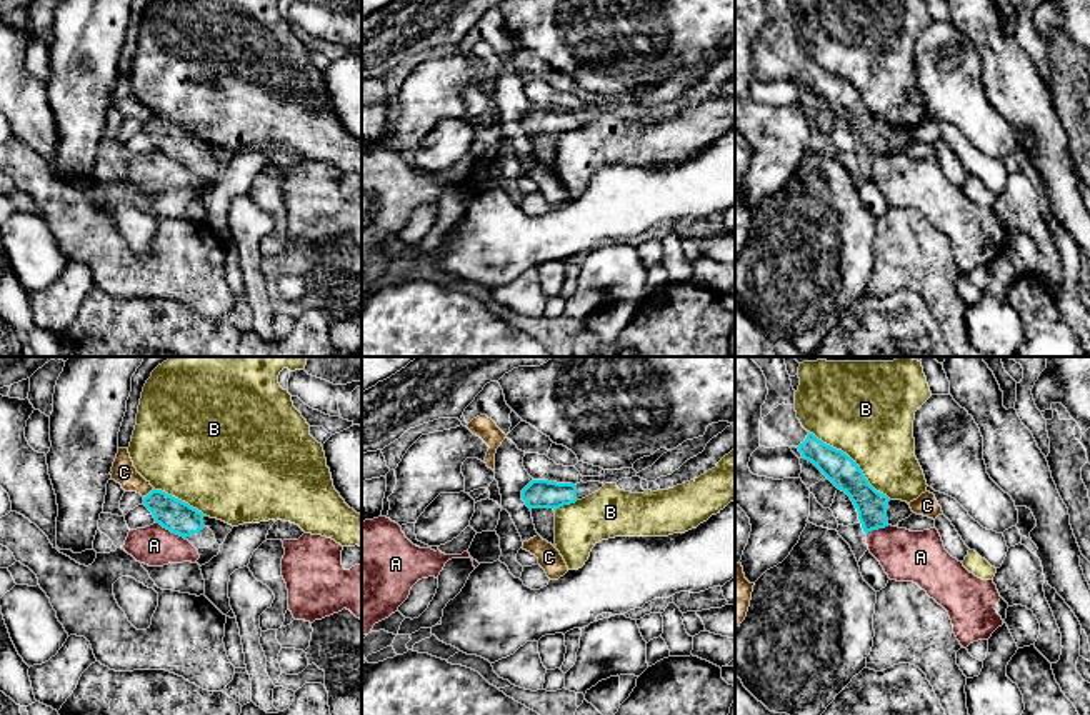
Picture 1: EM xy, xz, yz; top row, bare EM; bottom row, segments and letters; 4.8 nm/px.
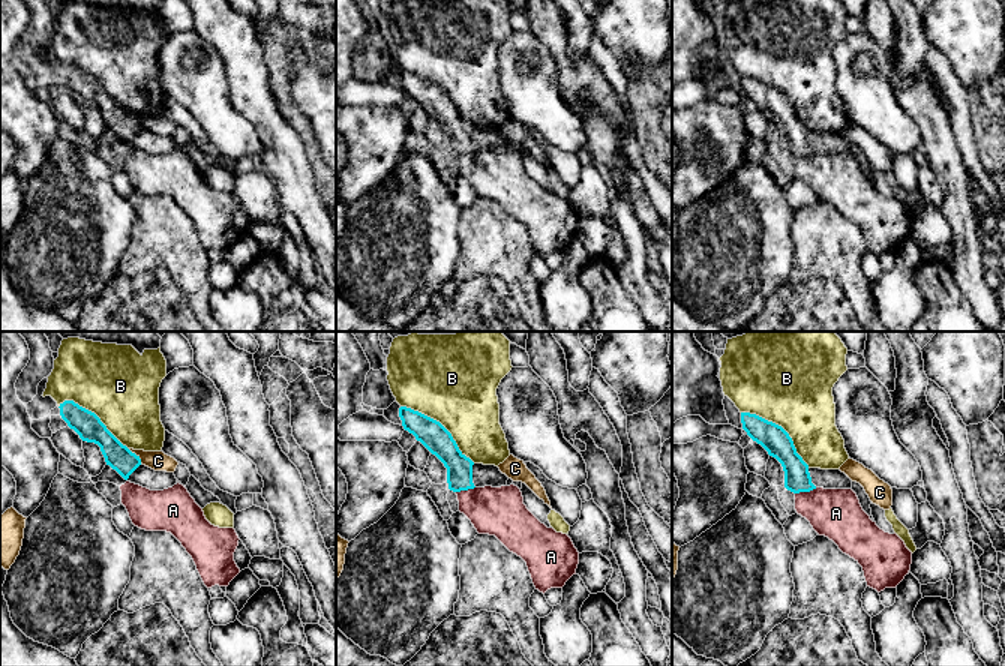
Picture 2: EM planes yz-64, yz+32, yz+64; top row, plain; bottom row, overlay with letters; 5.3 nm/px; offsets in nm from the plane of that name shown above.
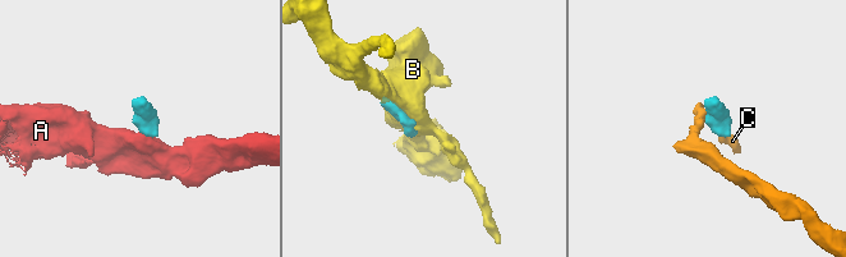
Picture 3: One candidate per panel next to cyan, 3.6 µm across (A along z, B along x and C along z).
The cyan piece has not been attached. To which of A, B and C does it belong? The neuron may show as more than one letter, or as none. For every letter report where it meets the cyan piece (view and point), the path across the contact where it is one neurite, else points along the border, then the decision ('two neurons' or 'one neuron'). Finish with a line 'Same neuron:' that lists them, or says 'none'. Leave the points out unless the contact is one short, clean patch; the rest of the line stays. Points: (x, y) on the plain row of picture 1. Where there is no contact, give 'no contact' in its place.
A: meets cyan in xy at (170, 157); border along xy (155, 147), (184, 165); two neurons
B: meets cyan in yz at (852, 87); two neurons
C: meets cyan in xy at (150, 119); border along xy (154, 115), (144, 124); two neurons
Same neuron: none

